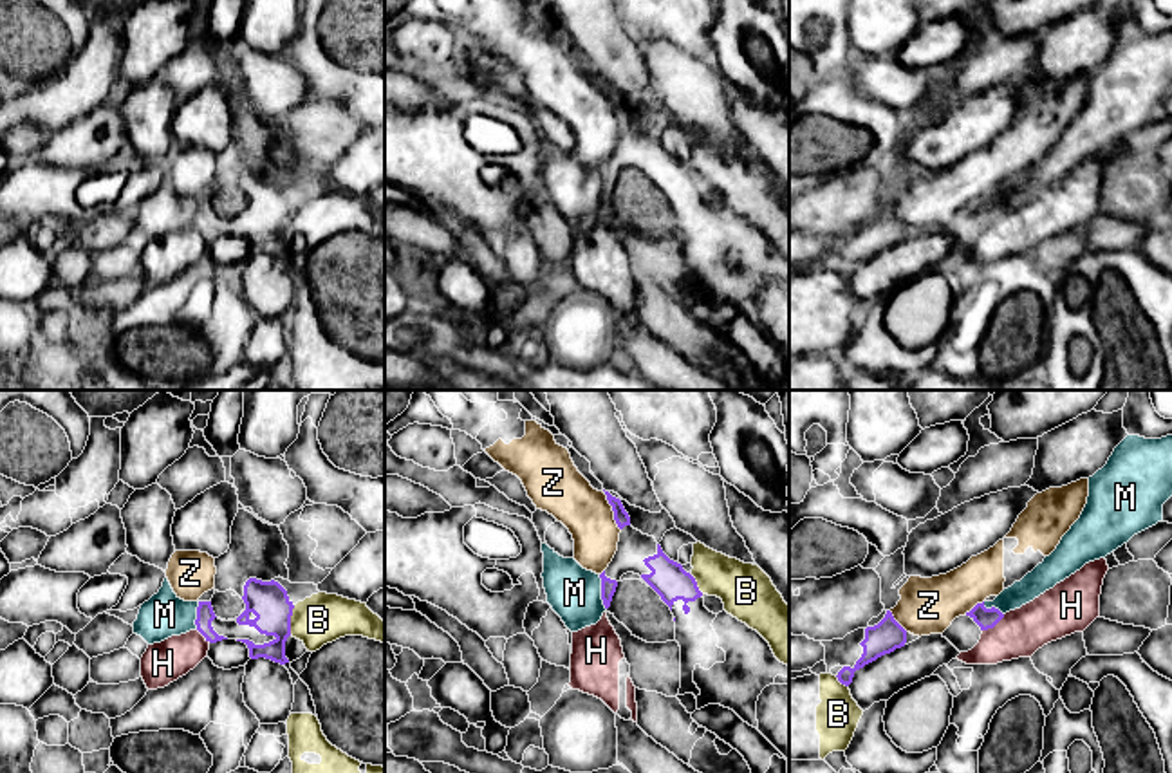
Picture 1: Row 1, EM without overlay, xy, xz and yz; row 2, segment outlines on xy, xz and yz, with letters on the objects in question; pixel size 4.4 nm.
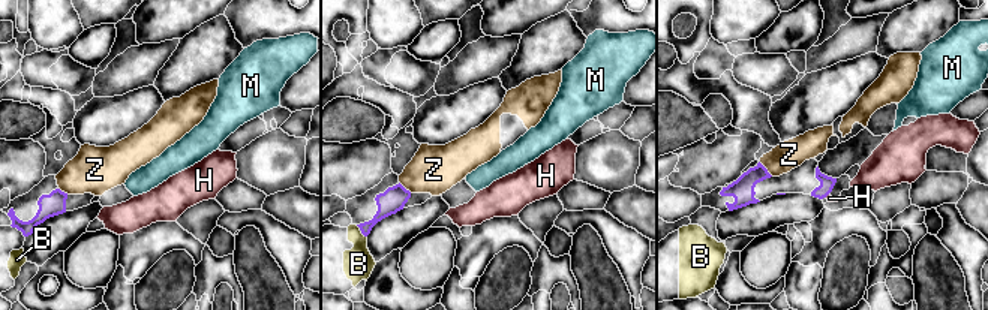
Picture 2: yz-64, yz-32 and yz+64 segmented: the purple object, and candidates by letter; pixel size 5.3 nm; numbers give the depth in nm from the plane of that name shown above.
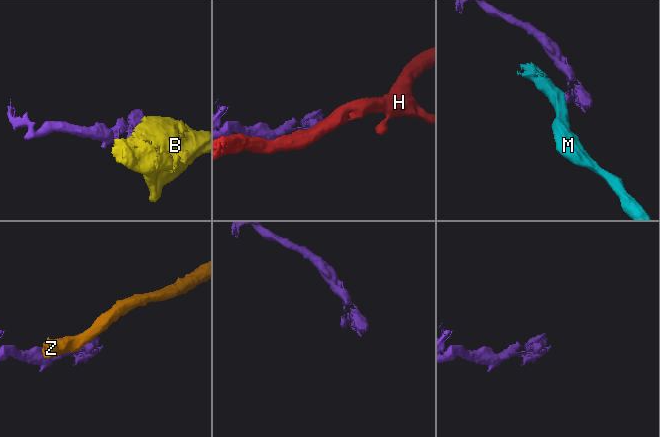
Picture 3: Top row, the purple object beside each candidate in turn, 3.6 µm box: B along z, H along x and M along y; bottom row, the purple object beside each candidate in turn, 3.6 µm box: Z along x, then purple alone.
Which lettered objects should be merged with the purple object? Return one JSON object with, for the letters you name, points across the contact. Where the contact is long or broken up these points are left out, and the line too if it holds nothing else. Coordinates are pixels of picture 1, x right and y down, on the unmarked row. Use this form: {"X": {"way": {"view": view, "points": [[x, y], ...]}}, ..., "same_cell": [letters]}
{"same_cell": []}

